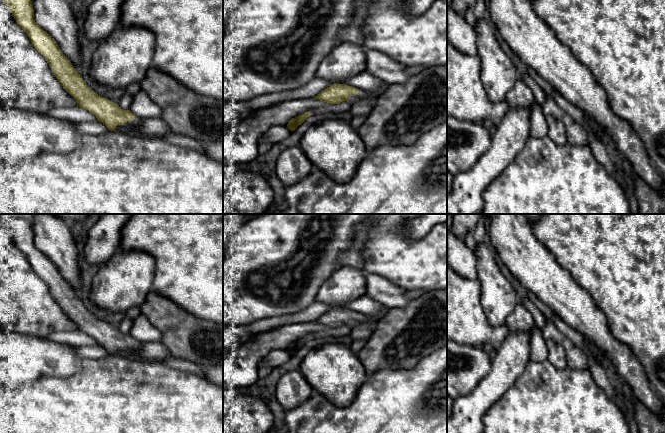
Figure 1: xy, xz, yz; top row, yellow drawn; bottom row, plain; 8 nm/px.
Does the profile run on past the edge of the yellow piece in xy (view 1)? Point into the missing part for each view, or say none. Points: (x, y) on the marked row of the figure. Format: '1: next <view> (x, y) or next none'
1: next xy (131, 127)

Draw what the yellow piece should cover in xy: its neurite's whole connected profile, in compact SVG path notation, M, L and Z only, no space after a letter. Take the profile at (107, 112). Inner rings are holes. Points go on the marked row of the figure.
M3 0L16 22L28 35L32 45L48 61L49 66L63 88L82 107L103 123L108 130L125 129L125 134L152 139L155 137L139 132L141 118L130 110L123 110L118 104L96 94L83 80L73 64L60 50L57 42L44 31L34 19L31 0Z

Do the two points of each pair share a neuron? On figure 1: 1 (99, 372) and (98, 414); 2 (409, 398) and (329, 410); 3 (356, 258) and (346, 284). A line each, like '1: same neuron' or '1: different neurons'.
1: same neuron
2: same neuron
3: different neurons

